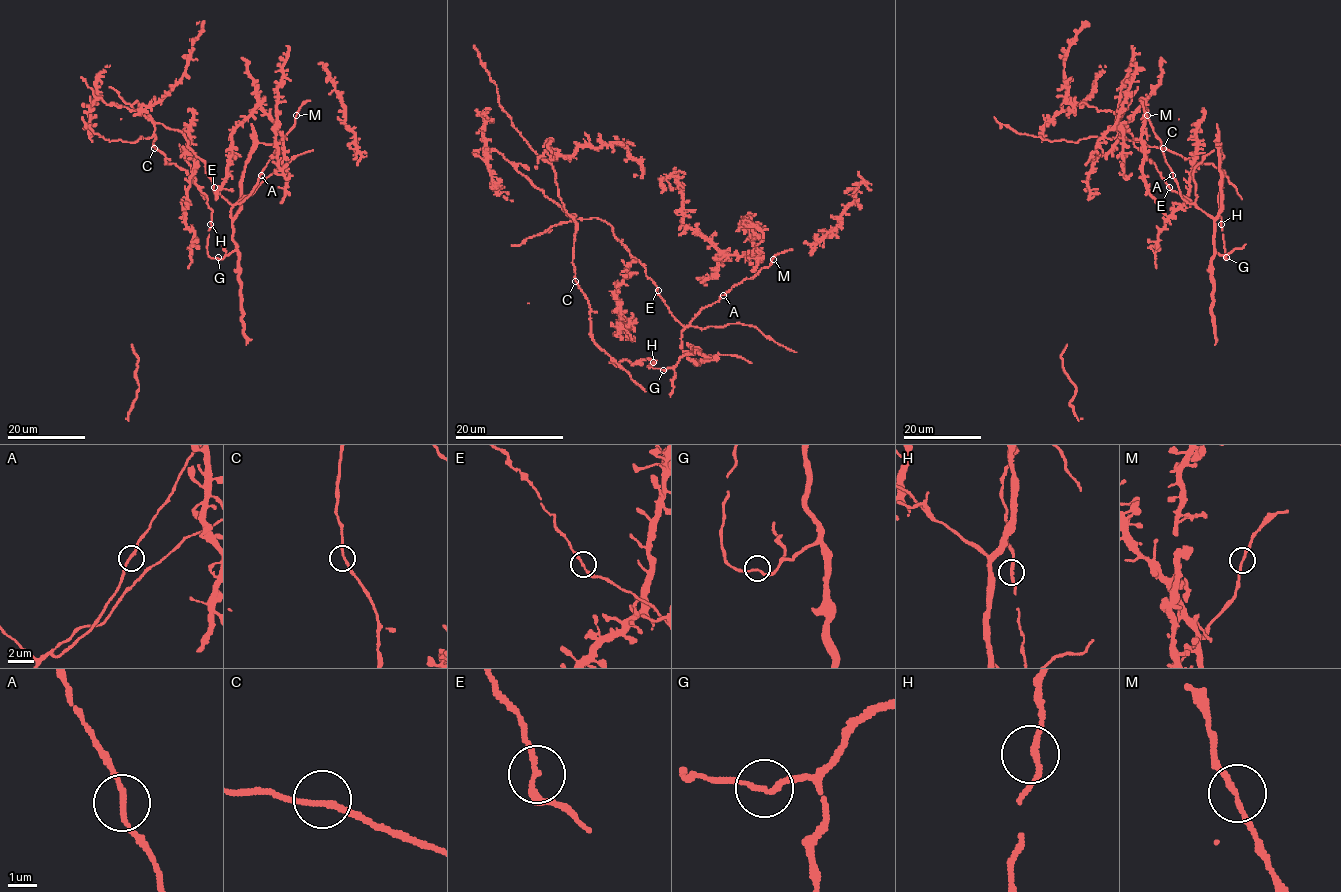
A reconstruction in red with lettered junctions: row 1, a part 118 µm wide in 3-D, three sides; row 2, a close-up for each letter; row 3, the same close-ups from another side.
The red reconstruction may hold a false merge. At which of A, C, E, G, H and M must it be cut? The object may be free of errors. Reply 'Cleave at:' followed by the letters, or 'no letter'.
Cleave at: no letter

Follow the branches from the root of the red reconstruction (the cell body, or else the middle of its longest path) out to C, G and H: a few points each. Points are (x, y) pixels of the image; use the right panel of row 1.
C: (1119, 118), (1114, 126), (1126, 139), (1163, 148)
G: (1119, 118), (1117, 128), (1132, 135), (1134, 145), (1155, 165), (1167, 186), (1214, 220), (1214, 249), (1226, 257)
H: (1119, 118), (1117, 128), (1132, 135), (1167, 186), (1214, 220), (1214, 249), (1225, 259), (1220, 223)

